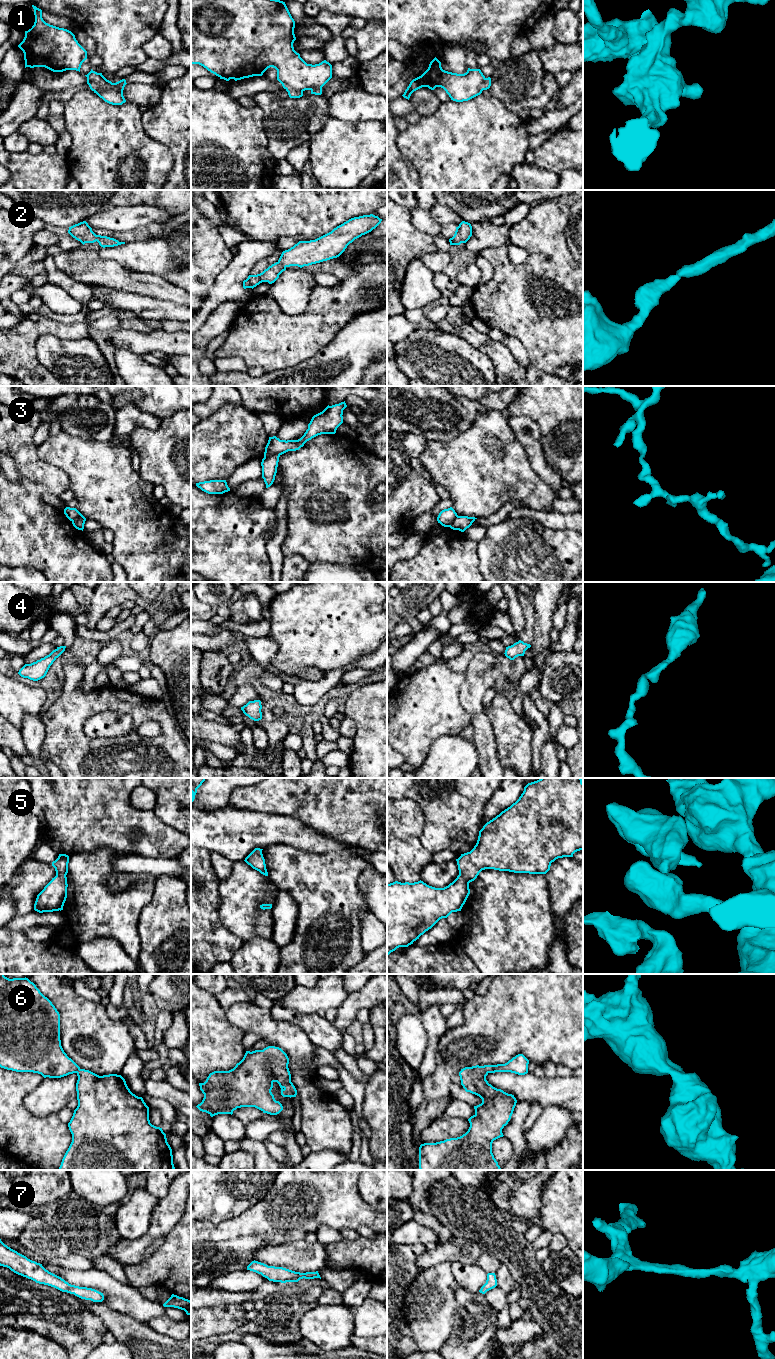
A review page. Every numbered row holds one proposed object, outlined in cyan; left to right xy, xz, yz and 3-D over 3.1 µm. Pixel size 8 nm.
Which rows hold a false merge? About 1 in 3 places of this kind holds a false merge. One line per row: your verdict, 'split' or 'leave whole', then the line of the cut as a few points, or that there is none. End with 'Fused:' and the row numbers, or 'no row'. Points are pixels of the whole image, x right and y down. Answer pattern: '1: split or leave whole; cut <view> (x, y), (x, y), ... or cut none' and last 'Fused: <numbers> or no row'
1: split; cut xz (286, 88), (302, 91)
2: leave whole; cut none
3: split; cut xz (279, 454), (271, 454), (264, 458)
4: leave whole; cut none
5: leave whole; cut none
6: leave whole; cut none
7: leave whole; cut none
Fused: 1, 3

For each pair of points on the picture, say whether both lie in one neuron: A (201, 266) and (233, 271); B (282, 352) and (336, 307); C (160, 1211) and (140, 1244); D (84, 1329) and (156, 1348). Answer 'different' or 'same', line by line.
A: different
B: same
C: same
D: different

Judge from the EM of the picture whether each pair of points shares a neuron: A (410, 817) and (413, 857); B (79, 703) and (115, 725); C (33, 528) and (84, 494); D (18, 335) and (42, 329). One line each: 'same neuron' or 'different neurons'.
A: same neuron
B: different neurons
C: different neurons
D: same neuron

